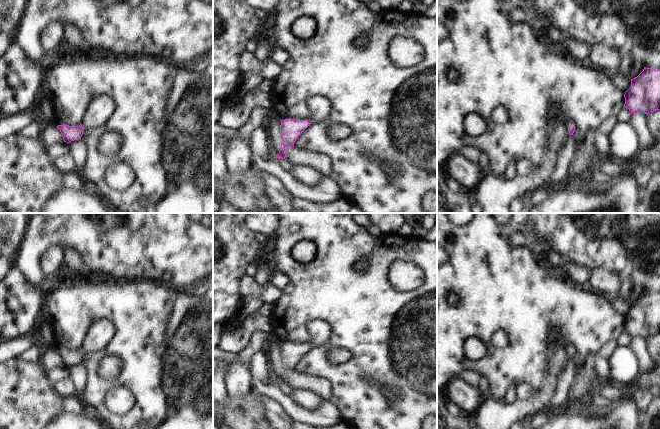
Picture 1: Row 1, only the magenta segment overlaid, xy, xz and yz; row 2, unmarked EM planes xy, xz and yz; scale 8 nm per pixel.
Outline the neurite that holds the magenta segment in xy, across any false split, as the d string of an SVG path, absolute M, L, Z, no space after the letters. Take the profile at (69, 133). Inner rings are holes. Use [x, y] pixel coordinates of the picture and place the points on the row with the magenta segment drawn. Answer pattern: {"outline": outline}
{"outline": "M97 96L89 103L86 113L79 126L58 125L64 142L67 144L81 139L84 129L96 129L104 127L105 122L111 117L115 104L107 96Z"}

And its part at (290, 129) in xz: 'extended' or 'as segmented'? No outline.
extended

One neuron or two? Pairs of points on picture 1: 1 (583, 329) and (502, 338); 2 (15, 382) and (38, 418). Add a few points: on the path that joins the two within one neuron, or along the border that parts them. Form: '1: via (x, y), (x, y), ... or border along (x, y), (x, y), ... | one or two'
1: border along (489, 340), (497, 348), (503, 348), (509, 342) | two
2: via (17, 391), (17, 397), (29, 409) | one

